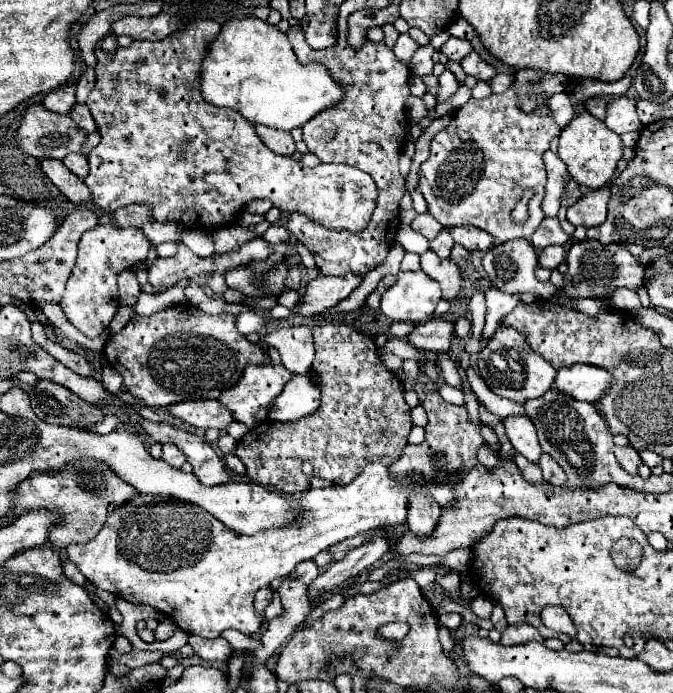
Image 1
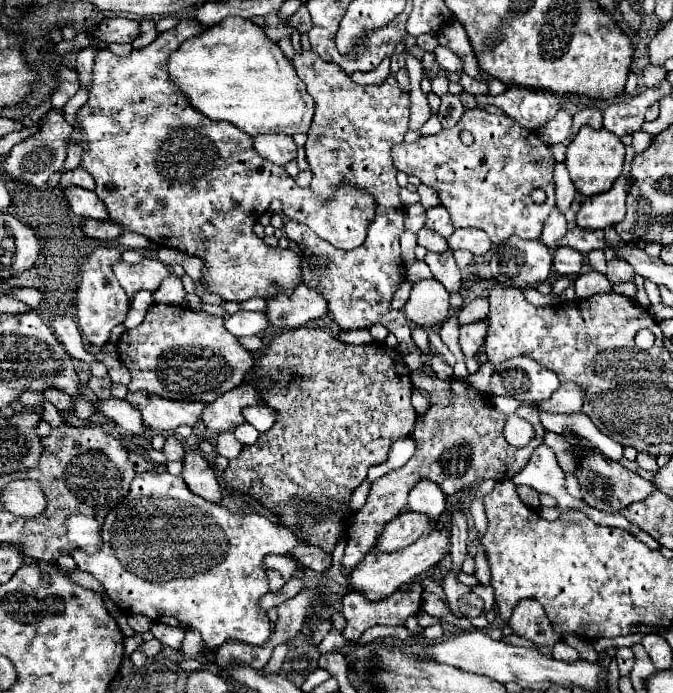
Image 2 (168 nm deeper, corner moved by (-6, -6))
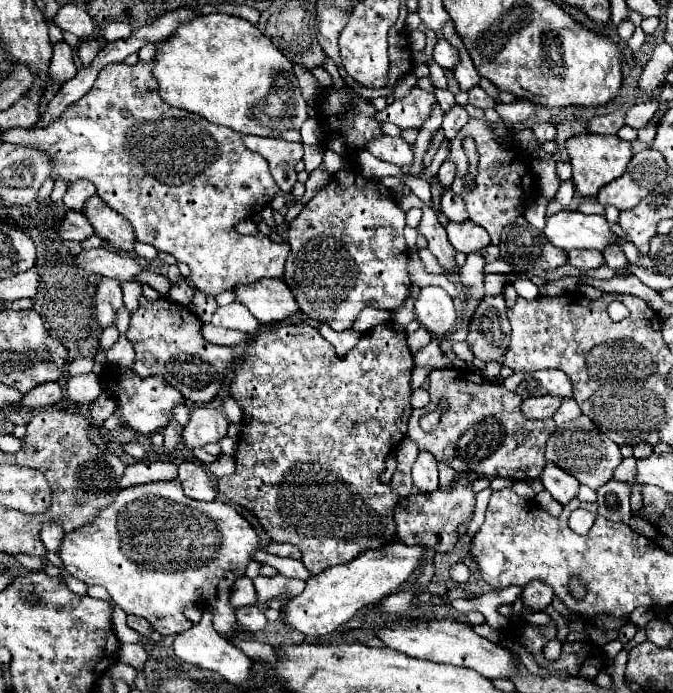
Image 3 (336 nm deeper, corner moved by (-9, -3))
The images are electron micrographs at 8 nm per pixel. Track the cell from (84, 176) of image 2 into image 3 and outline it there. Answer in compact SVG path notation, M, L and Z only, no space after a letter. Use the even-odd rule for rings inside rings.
M79 179L79 181L75 181L75 183L71 183L71 185L67 187L67 193L65 193L65 197L63 197L63 203L65 203L69 209L81 211L85 199L91 197L91 195L95 195L93 183L89 183L89 181L85 181L85 179Z

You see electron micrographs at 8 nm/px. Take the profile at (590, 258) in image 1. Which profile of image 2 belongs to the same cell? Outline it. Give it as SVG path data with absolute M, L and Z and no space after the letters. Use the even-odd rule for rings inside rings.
M614 258L608 262L608 280L612 284L620 284L620 282L630 282L634 278L634 270L628 262L620 260L620 258Z

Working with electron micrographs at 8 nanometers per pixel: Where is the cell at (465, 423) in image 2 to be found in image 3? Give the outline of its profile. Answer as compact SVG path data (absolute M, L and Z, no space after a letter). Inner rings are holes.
M433 369L429 375L431 403L425 409L413 409L409 417L407 437L413 439L419 451L431 451L437 463L447 463L459 475L483 475L483 477L507 477L515 481L533 481L545 467L545 443L555 431L555 421L531 421L521 411L521 397L505 391L499 383L491 383L477 371L469 369ZM439 401L447 401L447 409L441 413L439 427L433 433L425 433L419 427L419 417L439 407ZM523 427L531 431L531 439L515 443L513 429Z

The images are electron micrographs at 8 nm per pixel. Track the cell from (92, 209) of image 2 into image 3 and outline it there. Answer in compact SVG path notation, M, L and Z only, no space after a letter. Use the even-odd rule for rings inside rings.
M97 195L89 197L85 201L85 209L83 213L87 215L87 219L91 221L95 233L109 241L113 247L123 249L127 253L133 251L133 227L129 227L129 221L123 219L117 211L113 211L105 201L101 201Z

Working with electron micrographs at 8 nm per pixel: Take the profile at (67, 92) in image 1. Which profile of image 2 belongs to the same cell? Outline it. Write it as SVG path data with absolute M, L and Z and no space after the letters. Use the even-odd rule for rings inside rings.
M66 66L58 68L58 88L52 92L52 106L56 110L62 110L64 104L70 100L78 92L80 82L75 70L70 70Z

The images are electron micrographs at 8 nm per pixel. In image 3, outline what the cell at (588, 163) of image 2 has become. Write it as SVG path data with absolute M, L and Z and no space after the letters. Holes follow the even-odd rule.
M581 133L577 137L567 139L567 151L575 171L575 181L573 181L575 189L585 197L595 197L603 185L621 177L621 173L625 173L627 163L633 157L629 141L623 141L617 135L599 135L599 133Z

